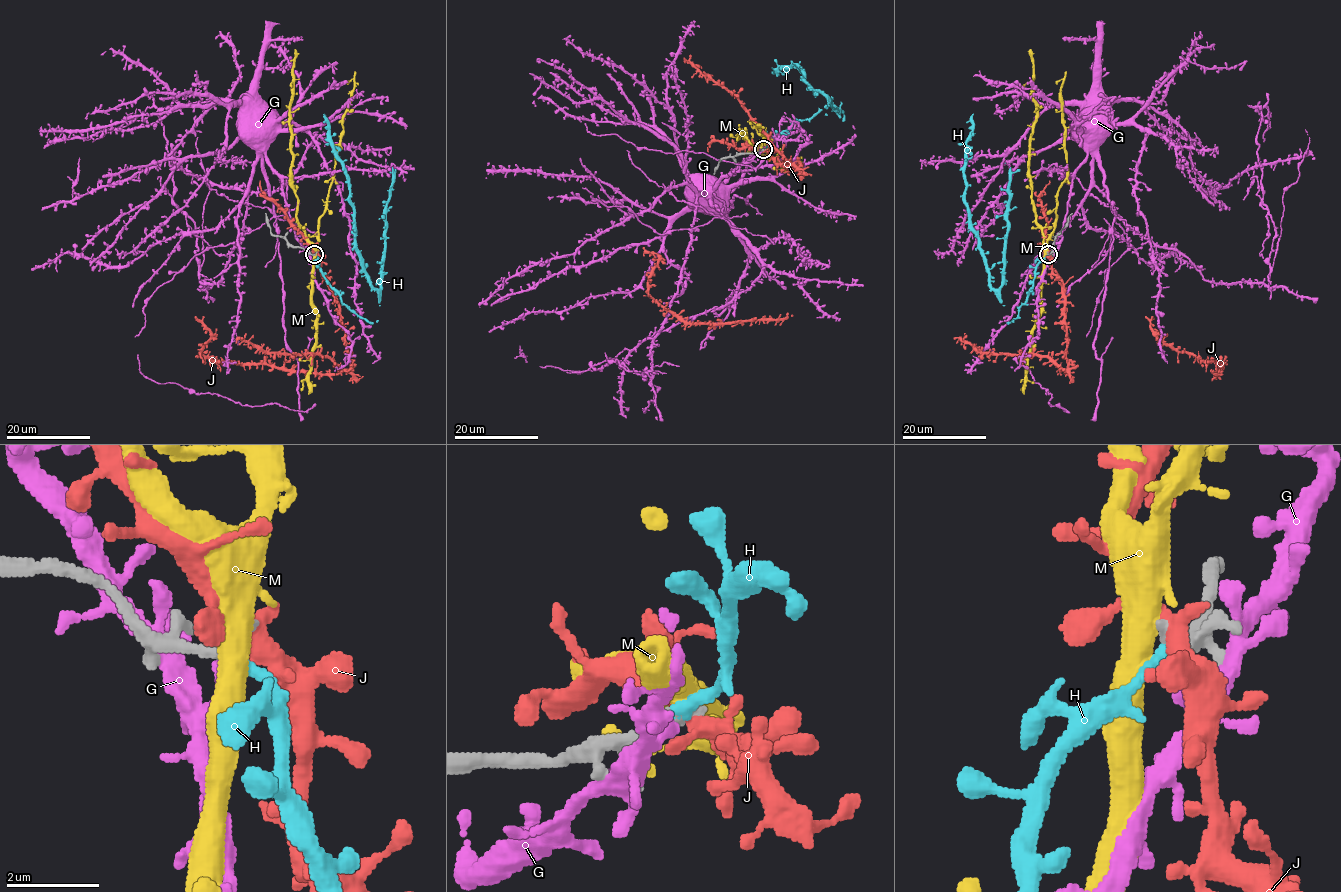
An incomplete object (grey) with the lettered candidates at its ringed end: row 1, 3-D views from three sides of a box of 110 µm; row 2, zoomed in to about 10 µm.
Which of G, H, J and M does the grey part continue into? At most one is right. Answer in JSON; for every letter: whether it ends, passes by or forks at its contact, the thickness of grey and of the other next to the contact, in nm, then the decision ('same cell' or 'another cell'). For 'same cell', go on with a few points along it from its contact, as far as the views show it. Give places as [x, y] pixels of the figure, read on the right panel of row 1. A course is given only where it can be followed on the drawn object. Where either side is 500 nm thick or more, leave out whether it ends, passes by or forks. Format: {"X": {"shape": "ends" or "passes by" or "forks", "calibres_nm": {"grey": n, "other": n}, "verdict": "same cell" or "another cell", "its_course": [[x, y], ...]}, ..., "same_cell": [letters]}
{"G": {"shape": "ends", "calibres_nm": {"grey": 340, "other": 280}, "verdict": "another cell"}, "H": {"shape": "ends", "calibres_nm": {"grey": 320, "other": 280}, "verdict": "same cell"}, "J": {"shape": "forks", "calibres_nm": {"grey": 320, "other": 320}, "verdict": "another cell"}, "M": {"shape": "forks", "calibres_nm": {"grey": 320, "other": 420}, "verdict": "another cell"}, "same_cell": ["H"]}

